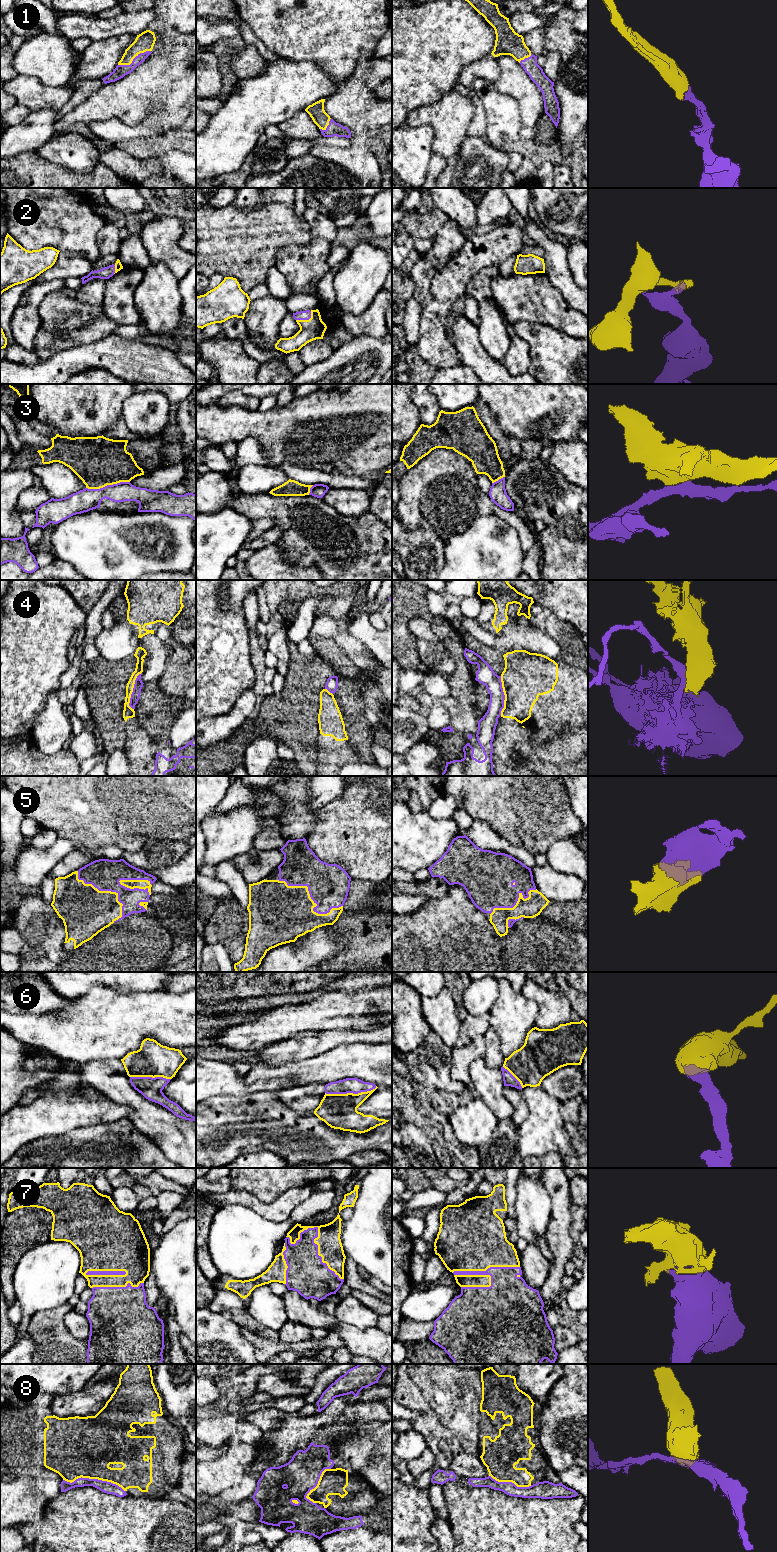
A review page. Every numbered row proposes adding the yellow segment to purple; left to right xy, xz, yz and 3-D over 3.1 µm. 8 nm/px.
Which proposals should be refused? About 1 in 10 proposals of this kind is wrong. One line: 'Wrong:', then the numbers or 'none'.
Wrong: 3, 4, 8

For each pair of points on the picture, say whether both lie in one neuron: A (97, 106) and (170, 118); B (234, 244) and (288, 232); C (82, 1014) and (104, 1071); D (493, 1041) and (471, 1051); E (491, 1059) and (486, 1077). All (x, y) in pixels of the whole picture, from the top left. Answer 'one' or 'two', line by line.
A: two
B: one
C: two
D: two
E: two

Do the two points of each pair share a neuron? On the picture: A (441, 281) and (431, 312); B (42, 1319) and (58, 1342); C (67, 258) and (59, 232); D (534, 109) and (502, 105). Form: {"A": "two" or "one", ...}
{"A": "one", "B": "one", "C": "two", "D": "two"}

